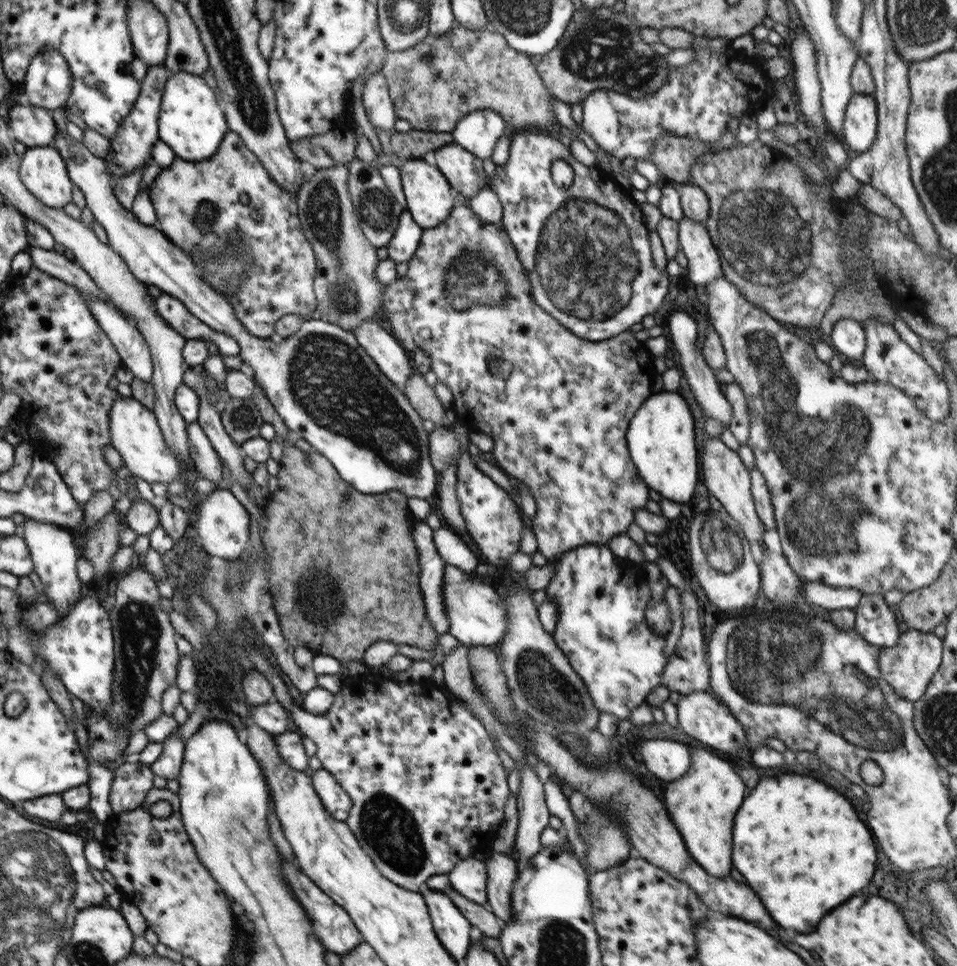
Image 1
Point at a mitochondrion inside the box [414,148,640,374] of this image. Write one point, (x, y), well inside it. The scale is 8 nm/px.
(470, 281)

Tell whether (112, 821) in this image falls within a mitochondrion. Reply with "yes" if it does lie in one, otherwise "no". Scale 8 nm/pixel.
no

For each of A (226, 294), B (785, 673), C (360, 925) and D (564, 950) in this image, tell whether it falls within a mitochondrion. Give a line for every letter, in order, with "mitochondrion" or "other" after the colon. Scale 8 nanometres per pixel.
A: other
B: mitochondrion
C: other
D: mitochondrion

